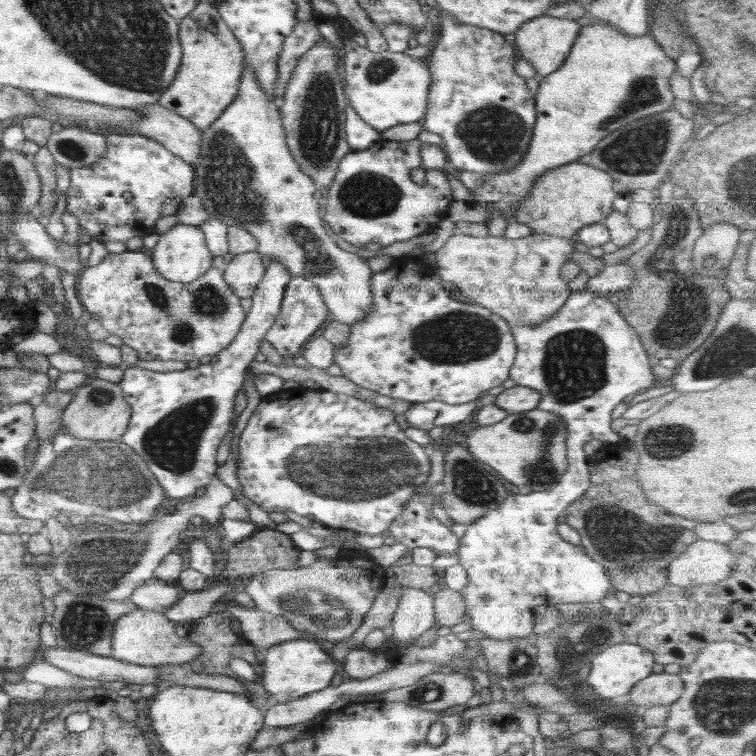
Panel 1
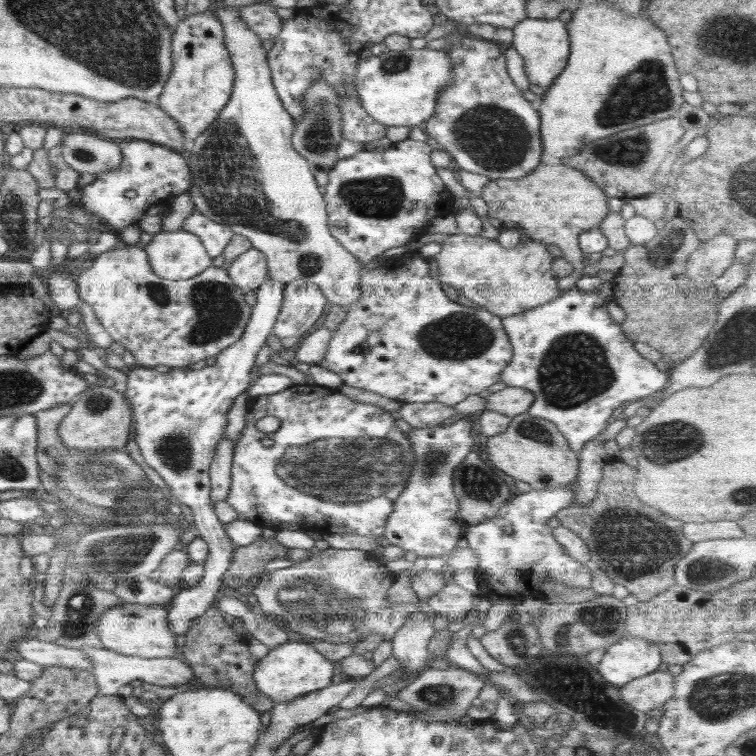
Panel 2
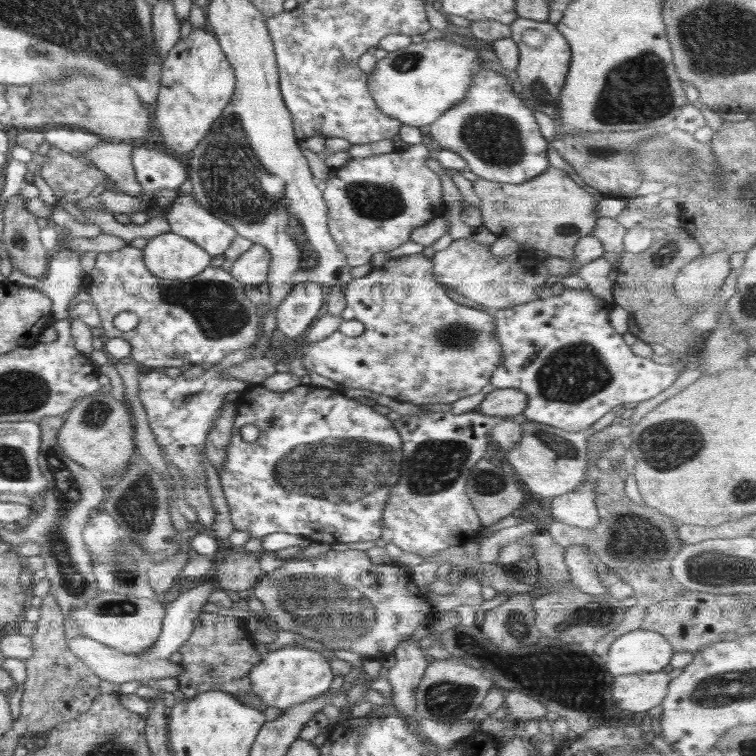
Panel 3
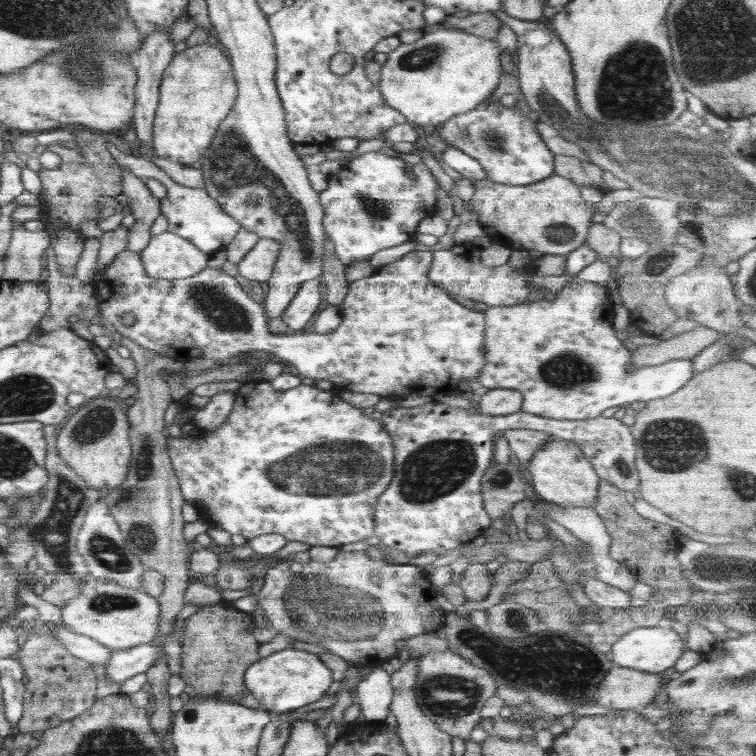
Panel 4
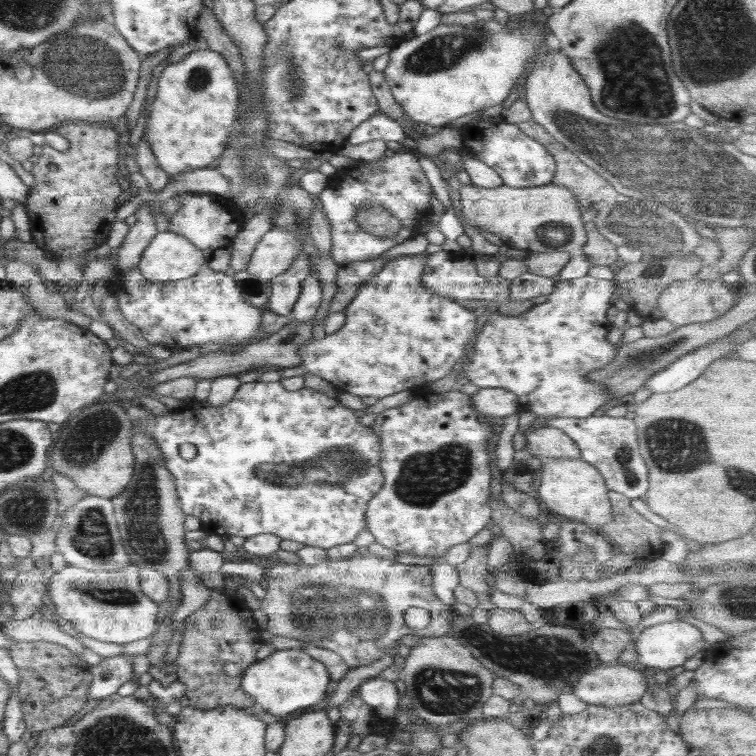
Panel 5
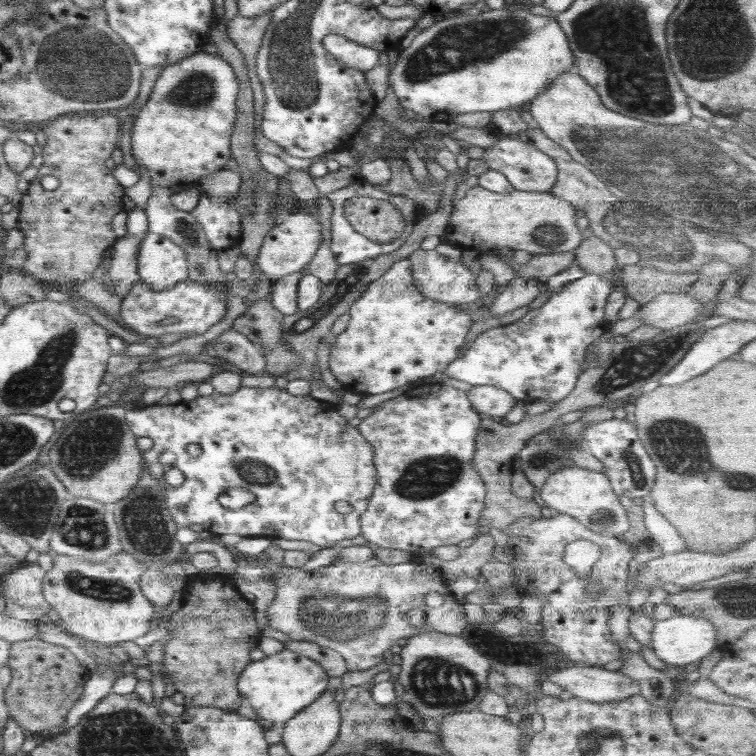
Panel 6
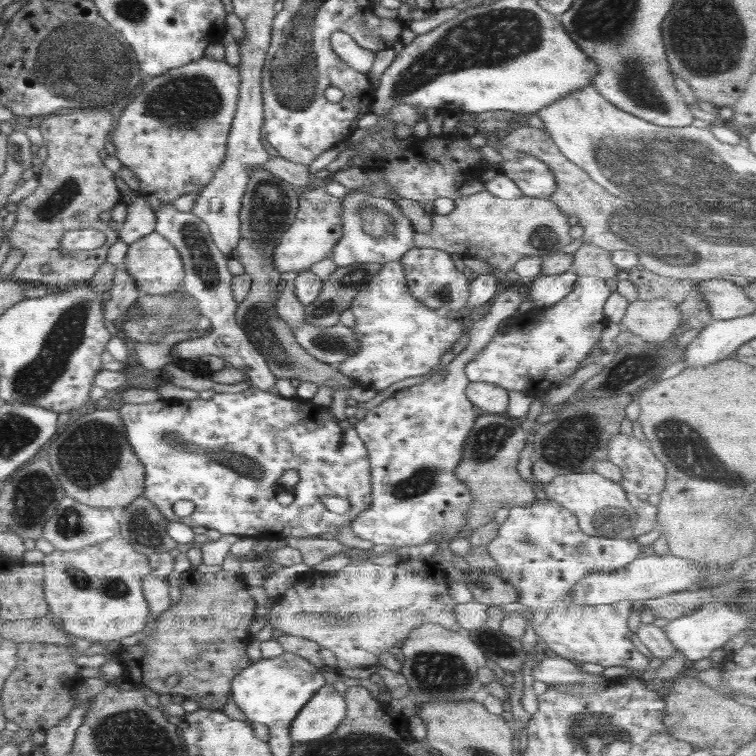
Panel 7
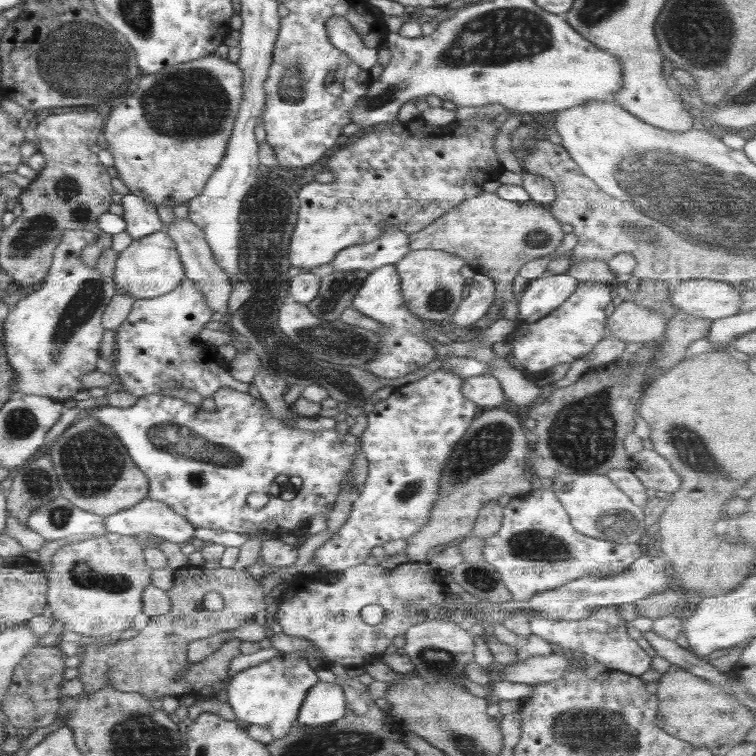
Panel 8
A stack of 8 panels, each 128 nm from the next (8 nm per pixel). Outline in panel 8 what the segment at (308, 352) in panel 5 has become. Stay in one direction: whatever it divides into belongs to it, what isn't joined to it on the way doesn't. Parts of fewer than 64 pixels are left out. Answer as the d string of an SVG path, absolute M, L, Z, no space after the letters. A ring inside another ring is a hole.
M394 264L381 266L369 272L368 278L364 280L351 301L352 308L385 326L382 330L375 331L381 338L379 353L362 368L386 380L410 374L438 357L436 348L439 344L430 334L432 328L424 326L423 318L408 310L404 304L401 289L396 266Z

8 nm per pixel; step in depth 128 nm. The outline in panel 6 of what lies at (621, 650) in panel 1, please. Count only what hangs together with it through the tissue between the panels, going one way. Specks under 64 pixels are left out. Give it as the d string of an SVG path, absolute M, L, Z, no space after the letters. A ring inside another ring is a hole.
M674 616L669 620L655 621L652 628L652 639L650 648L654 651L658 659L666 665L680 666L700 662L704 657L711 654L720 643L717 636L721 632L706 618L694 618L694 616Z

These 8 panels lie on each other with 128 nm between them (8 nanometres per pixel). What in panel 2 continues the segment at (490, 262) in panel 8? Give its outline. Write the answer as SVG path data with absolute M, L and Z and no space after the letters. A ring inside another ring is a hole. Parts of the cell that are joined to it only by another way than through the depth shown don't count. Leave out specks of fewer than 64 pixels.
M561 162L540 164L522 179L491 181L477 195L488 205L488 217L501 222L500 229L514 228L524 232L531 240L558 246L573 267L569 276L558 279L560 293L576 289L576 282L584 276L585 267L579 236L586 230L598 227L610 212L608 196L590 177Z

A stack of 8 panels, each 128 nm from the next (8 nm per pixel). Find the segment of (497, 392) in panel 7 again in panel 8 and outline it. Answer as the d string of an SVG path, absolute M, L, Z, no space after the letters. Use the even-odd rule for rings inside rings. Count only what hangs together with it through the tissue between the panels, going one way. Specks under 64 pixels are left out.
M489 374L465 377L461 393L464 398L475 402L483 410L502 406L505 399L499 380Z

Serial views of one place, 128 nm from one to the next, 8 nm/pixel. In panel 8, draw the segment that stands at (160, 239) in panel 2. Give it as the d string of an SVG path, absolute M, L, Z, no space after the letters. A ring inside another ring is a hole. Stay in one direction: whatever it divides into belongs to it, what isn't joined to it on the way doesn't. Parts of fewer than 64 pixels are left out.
M158 231L133 240L132 243L119 252L115 260L115 272L113 282L116 292L131 294L133 298L156 298L162 294L168 294L185 280L185 271L177 251L175 242L166 231Z

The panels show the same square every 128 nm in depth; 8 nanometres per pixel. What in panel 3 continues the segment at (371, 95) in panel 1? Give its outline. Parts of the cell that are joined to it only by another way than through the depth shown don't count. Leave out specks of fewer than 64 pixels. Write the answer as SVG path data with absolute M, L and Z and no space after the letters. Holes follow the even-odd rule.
M443 38L431 41L424 39L423 42L412 43L406 48L384 55L383 59L376 63L374 71L368 74L368 90L377 107L385 115L397 118L404 125L421 127L425 130L441 114L465 99L481 64L483 64L482 57L473 49Z

